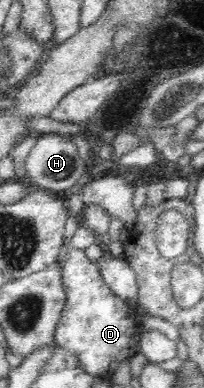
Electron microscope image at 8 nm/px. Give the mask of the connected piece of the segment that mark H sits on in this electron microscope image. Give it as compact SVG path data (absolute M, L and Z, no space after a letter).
M37 134L37 139L37 144L31 149L25 161L26 175L29 177L31 185L34 184L39 189L55 194L61 194L76 185L87 172L87 167L79 156L75 143L60 134Z

